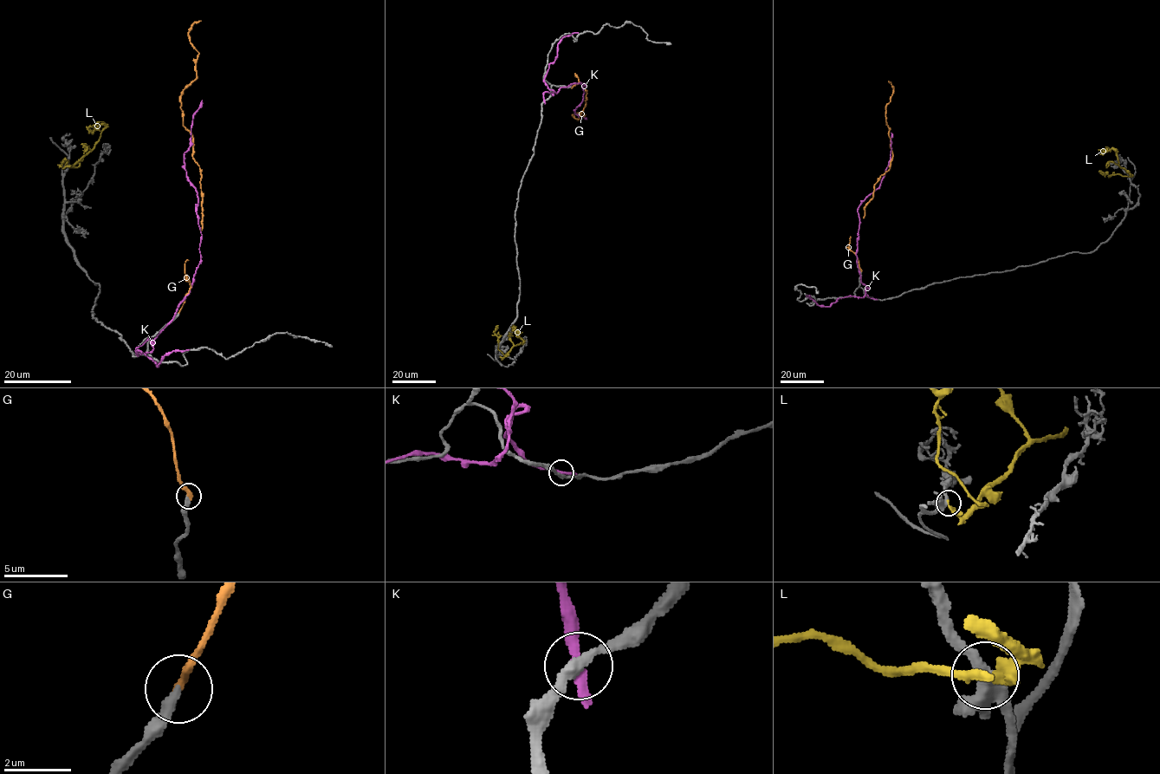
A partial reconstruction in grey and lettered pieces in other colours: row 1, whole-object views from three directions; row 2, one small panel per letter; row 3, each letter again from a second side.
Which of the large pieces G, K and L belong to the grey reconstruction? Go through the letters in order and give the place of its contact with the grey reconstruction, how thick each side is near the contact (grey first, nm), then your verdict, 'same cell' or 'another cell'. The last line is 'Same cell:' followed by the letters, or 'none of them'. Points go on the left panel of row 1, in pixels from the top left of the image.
G: contact (179, 312); calibres 320 and 320 nm; same cell
K: contact (137, 355); calibres 260 and 340 nm; another cell
L: contact (69, 167); calibres 280 and 300 nm; another cell
Same cell: G

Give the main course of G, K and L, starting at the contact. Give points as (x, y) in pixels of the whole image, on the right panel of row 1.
G: (861, 270), (849, 237), (892, 156), (885, 118), (893, 88), (888, 81)
K: (874, 299), (865, 293), (868, 289), (857, 263), (858, 208), (884, 174), (891, 133)
L: (1130, 176), (1118, 165), (1115, 151), (1100, 152)

